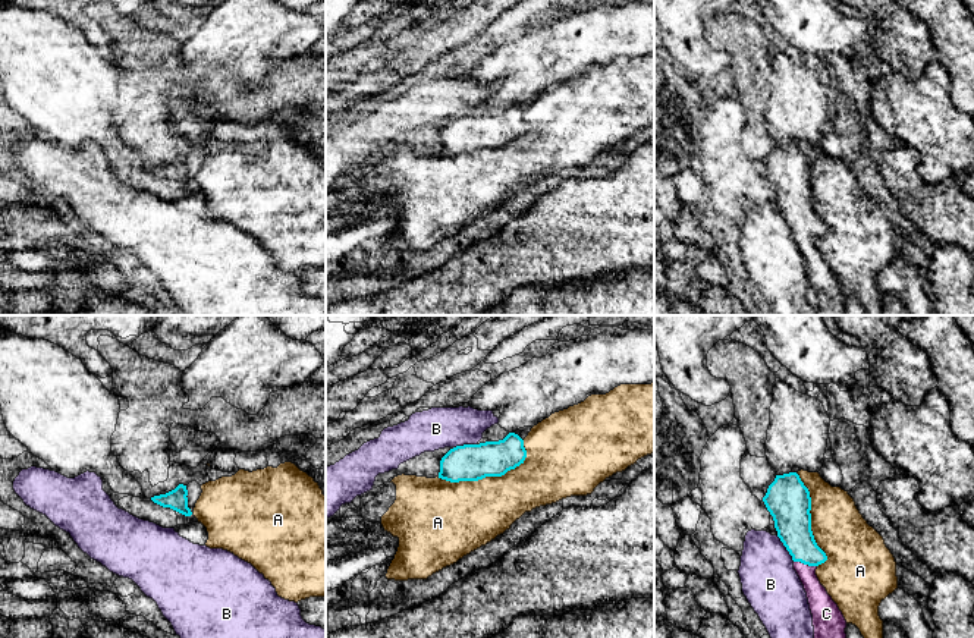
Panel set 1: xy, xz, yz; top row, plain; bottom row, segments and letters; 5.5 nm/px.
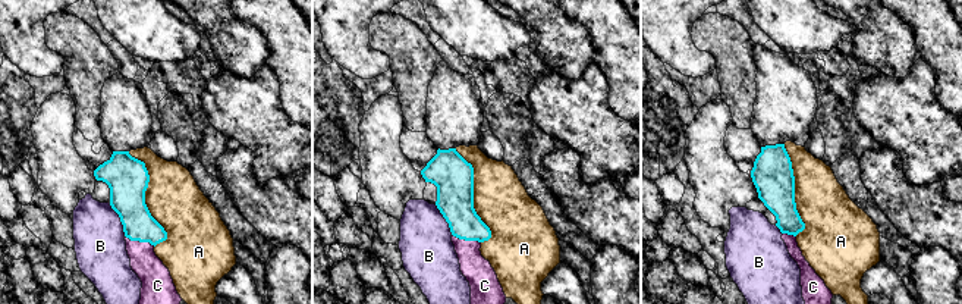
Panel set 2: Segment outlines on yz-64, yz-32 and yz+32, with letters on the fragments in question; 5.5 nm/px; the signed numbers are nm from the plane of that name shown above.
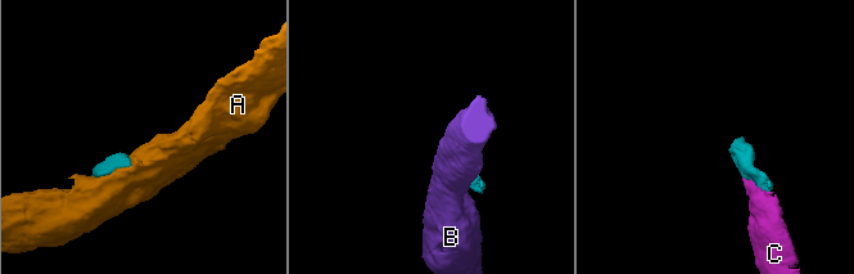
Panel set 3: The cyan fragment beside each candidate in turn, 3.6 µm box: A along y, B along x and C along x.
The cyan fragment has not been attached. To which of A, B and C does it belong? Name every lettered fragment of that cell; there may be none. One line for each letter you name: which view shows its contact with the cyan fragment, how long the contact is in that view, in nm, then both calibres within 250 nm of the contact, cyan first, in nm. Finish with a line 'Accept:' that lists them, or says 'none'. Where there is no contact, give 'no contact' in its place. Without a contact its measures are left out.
Accept: none

